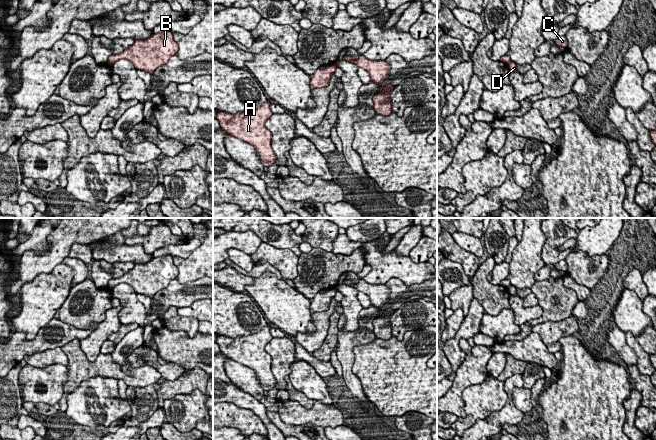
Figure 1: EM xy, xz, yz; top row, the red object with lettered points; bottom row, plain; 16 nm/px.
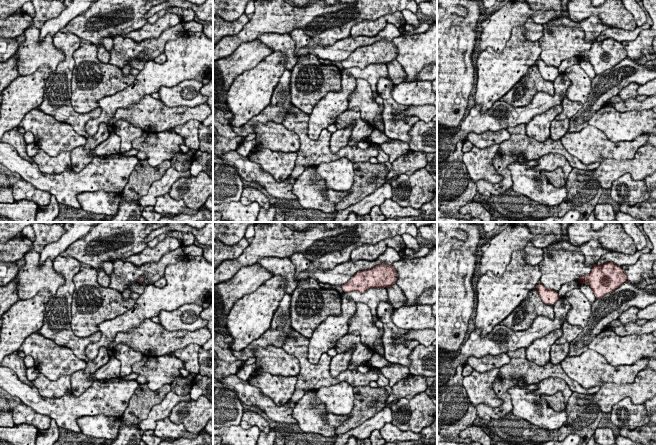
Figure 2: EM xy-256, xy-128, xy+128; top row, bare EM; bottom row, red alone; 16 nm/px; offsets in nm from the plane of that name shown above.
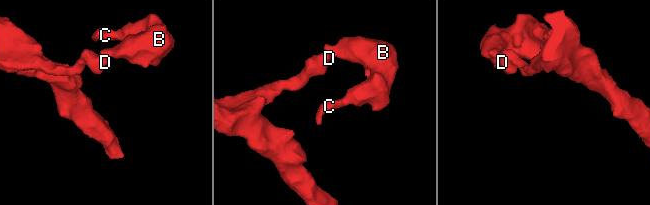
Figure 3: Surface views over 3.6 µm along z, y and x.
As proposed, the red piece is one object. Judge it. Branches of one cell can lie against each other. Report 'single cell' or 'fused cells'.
fused cells

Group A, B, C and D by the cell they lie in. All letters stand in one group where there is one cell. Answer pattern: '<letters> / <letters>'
A D / B C

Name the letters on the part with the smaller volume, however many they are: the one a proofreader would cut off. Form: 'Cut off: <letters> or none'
Cut off: B, C

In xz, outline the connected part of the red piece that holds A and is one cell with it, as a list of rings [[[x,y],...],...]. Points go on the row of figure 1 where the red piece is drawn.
[[[271,103],[235,115],[218,111],[216,119],[228,134],[255,147],[264,167],[275,164],[276,155],[271,147],[272,133],[265,127],[265,122],[273,115]]]

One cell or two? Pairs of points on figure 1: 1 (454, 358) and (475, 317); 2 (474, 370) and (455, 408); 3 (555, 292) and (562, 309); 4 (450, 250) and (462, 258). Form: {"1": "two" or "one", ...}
{"1": "one", "2": "one", "3": "one", "4": "one"}

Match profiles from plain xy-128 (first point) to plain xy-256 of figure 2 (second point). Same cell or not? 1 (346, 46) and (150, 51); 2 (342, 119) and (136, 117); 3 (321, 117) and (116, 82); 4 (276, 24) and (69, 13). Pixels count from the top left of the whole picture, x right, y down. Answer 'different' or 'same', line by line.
1: same
2: different
3: different
4: different

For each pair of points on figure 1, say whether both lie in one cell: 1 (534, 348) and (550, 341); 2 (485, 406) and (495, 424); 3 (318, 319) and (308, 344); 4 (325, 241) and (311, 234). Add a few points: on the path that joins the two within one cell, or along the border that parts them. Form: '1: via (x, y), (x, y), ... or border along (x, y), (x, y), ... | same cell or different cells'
1: border along (532, 331), (539, 336), (546, 348), (553, 354) | different cells
2: border along (507, 399), (500, 409), (494, 410), (489, 414) | different cells
3: via (319, 325), (319, 333), (314, 338) | same cell
4: via (322, 238), (318, 234), (314, 234) | same cell

